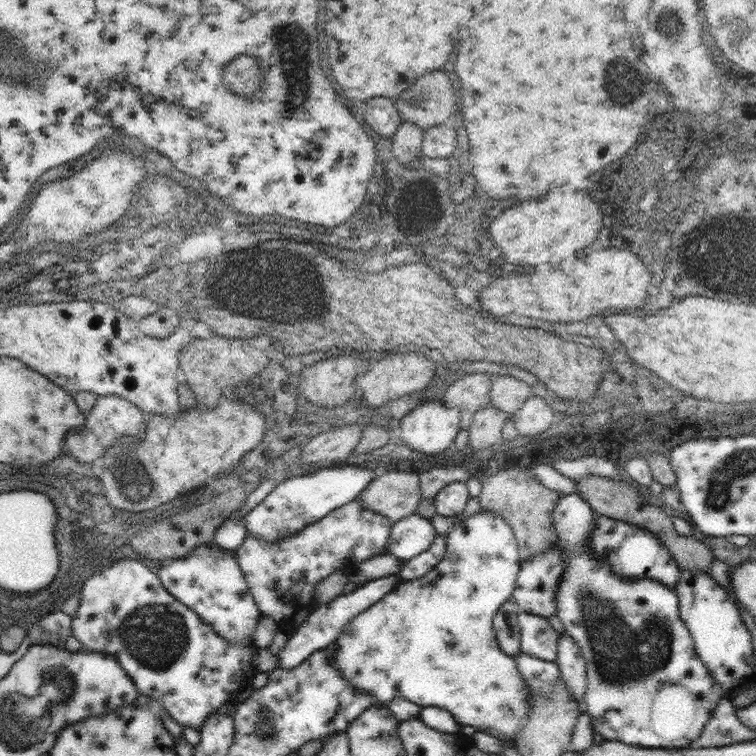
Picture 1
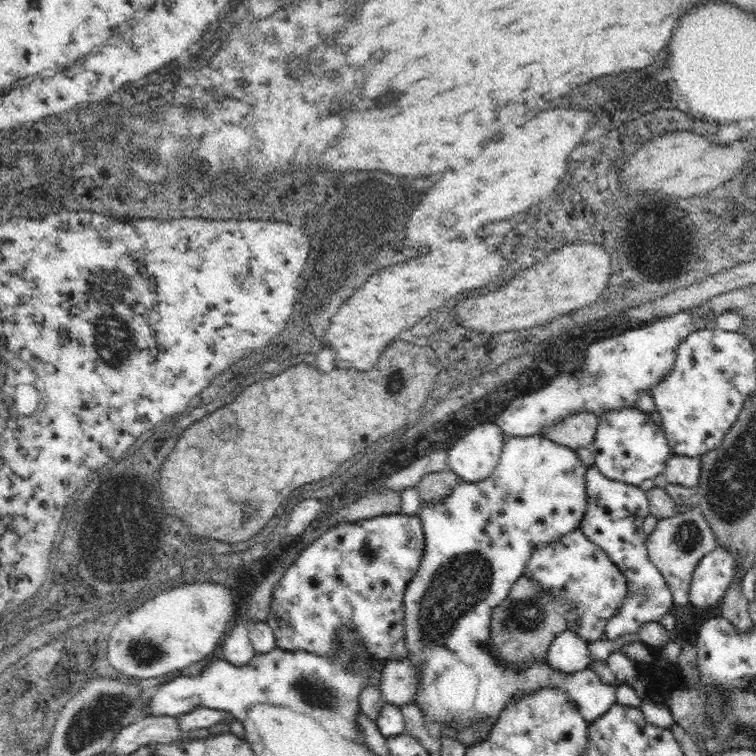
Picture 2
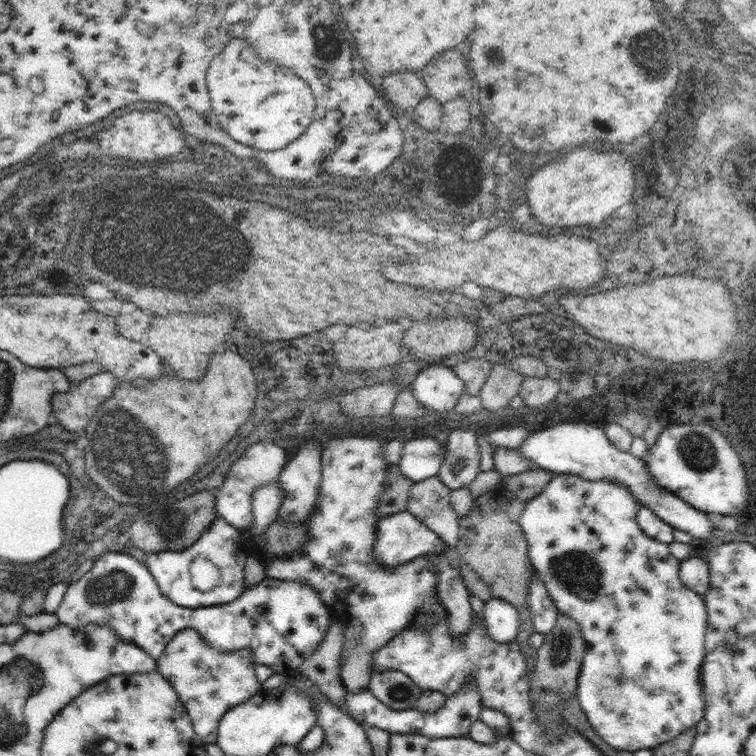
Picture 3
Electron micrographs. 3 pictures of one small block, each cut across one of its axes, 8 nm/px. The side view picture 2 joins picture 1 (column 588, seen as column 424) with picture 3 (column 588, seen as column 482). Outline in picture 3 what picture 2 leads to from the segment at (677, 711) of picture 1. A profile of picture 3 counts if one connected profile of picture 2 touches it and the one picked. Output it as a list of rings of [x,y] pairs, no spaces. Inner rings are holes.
[[[553,474],[553,478],[547,482],[547,486],[531,500],[525,502],[523,514],[519,518],[523,536],[527,540],[527,554],[529,560],[535,568],[535,574],[543,580],[551,600],[555,602],[555,608],[559,614],[569,616],[575,620],[581,628],[583,640],[585,640],[585,656],[581,660],[581,670],[577,678],[577,702],[581,704],[589,726],[597,732],[599,738],[603,738],[609,746],[625,752],[635,752],[635,750],[655,750],[659,744],[671,742],[675,736],[685,732],[687,728],[695,728],[697,722],[703,718],[703,694],[701,694],[701,684],[699,684],[699,666],[703,660],[703,630],[707,628],[707,608],[703,596],[687,588],[681,578],[679,578],[679,560],[675,560],[667,544],[659,540],[651,540],[643,534],[643,530],[637,524],[637,510],[639,510],[639,500],[629,492],[627,486],[611,480],[583,480],[581,476],[571,476],[571,474]]]

